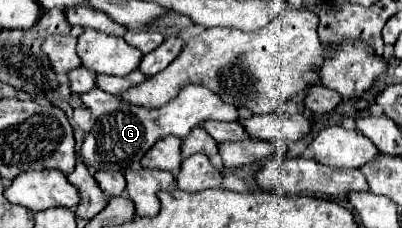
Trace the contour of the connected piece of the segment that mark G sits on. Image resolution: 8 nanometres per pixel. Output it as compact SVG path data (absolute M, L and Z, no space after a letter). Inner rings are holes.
M186 85L180 95L170 101L170 105L158 109L146 109L136 105L126 105L118 95L106 93L102 89L92 89L90 93L80 95L82 103L92 111L94 129L84 137L80 159L90 167L92 173L106 169L106 171L120 171L126 173L128 169L138 169L140 159L146 151L162 137L174 135L186 139L188 133L202 125L204 121L236 121L238 109L224 103L216 93L202 85Z

